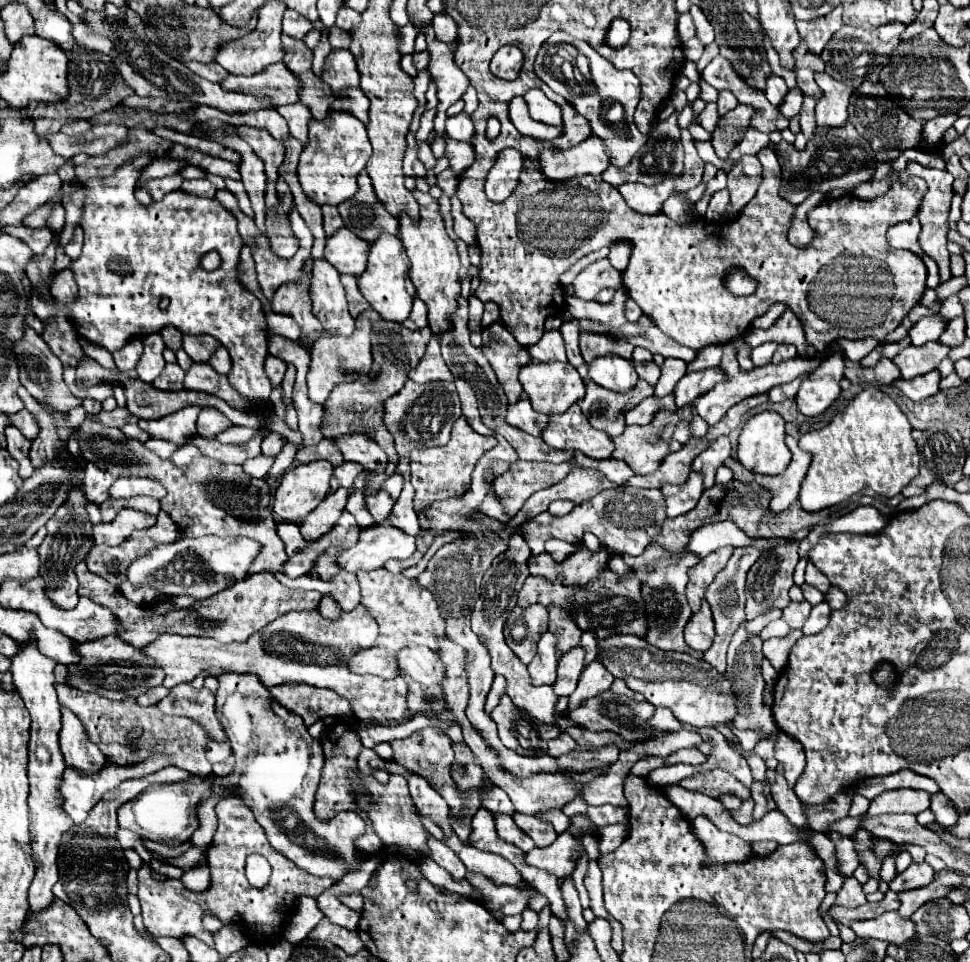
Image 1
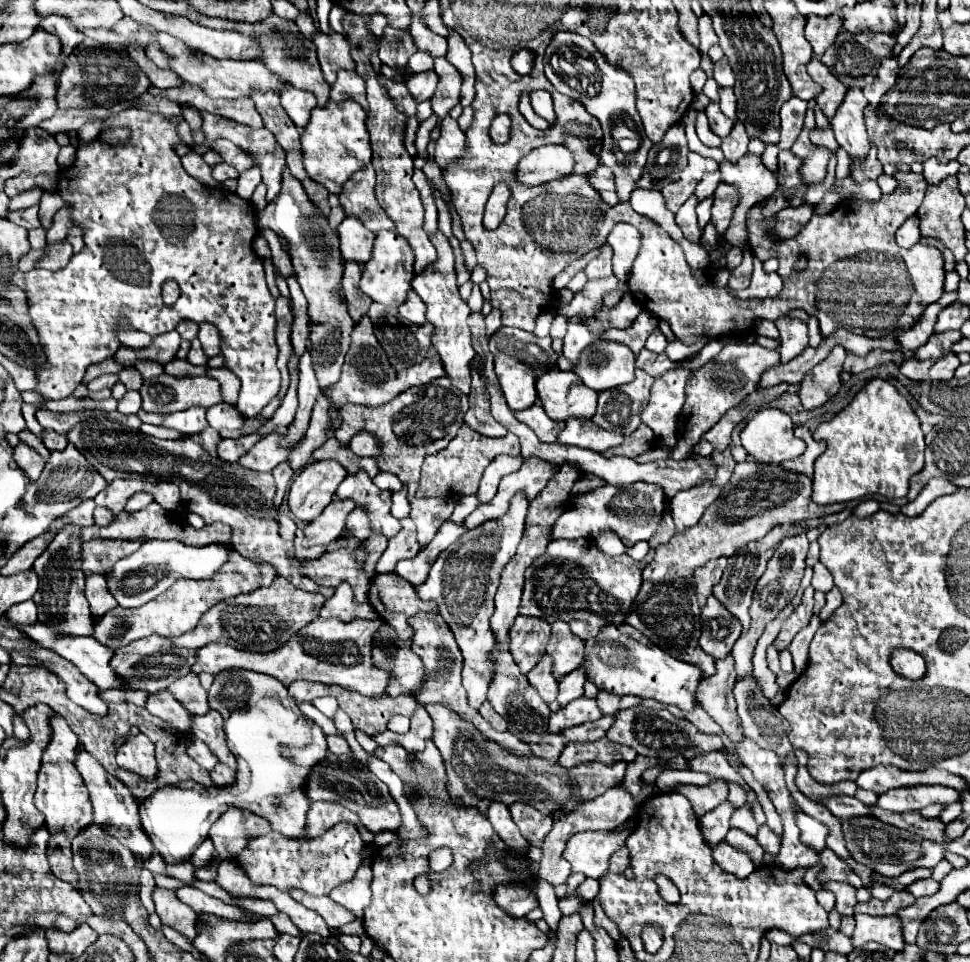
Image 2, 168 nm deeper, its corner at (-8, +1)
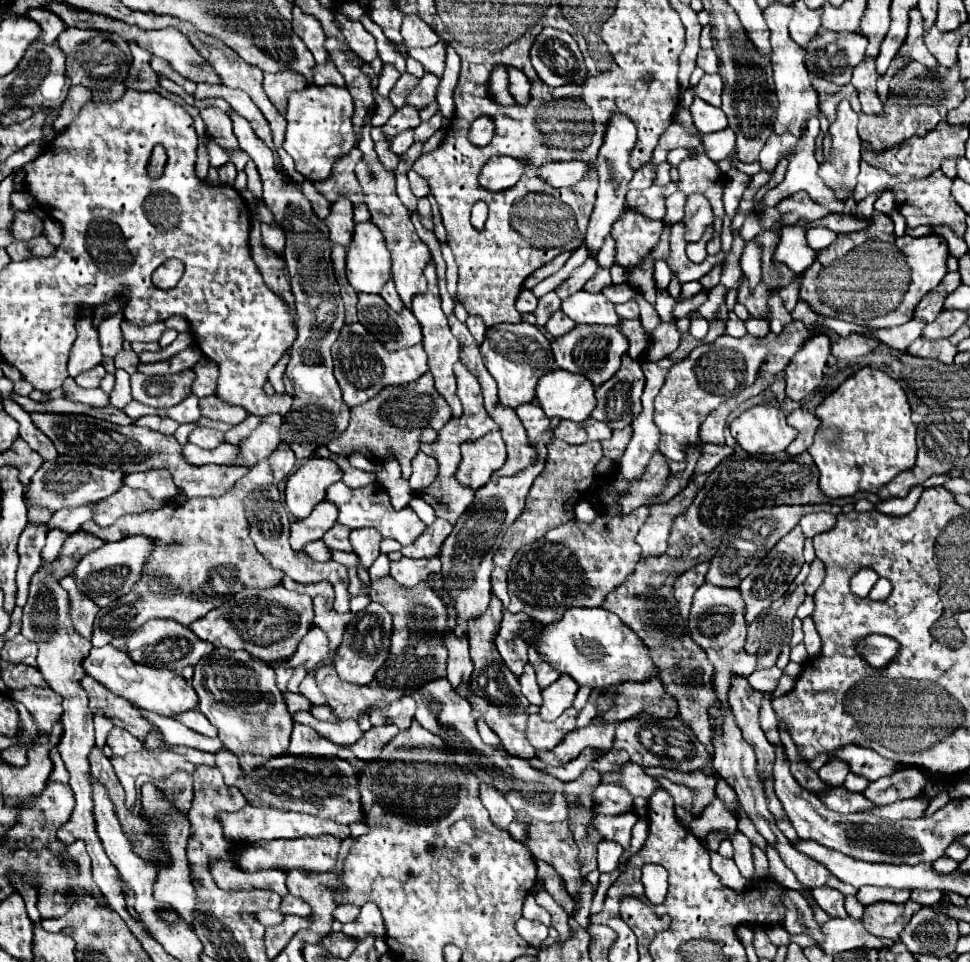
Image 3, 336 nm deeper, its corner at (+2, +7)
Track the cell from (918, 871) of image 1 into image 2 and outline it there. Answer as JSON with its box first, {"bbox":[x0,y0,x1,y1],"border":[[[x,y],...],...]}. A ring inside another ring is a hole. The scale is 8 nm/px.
{"bbox":[910,879,940,897],"border":[[[924,879],[924,881],[916,881],[916,885],[912,885],[910,891],[914,897],[926,897],[926,895],[934,895],[936,889],[940,889],[940,885],[934,879]]]}

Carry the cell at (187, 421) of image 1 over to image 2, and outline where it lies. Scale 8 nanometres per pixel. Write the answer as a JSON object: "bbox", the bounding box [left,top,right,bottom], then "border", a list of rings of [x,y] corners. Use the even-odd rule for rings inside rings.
{"bbox":[136,407,208,435],"border":[[[192,407],[192,409],[180,411],[180,413],[172,413],[172,415],[158,415],[158,413],[148,413],[148,411],[140,409],[136,415],[140,417],[142,423],[172,427],[172,429],[178,429],[180,433],[184,433],[184,435],[200,433],[208,427],[206,409],[200,409],[200,407]]]}

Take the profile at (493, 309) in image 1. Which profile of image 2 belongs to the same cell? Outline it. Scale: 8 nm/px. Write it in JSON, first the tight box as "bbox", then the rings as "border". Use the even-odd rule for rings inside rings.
{"bbox":[486,309,502,337],"border":[[[494,309],[494,311],[490,311],[490,315],[486,315],[486,337],[490,337],[498,327],[502,327],[500,311]]]}

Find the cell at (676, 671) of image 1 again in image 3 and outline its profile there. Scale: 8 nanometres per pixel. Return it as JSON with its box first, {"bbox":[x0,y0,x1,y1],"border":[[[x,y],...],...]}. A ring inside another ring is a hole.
{"bbox":[530,607,660,687],"border":[[[574,607],[564,613],[564,617],[546,627],[538,625],[530,641],[538,641],[538,651],[560,673],[568,673],[578,685],[586,687],[614,687],[626,681],[646,683],[660,675],[660,669],[654,665],[650,649],[644,641],[618,619],[618,615],[596,607]]]}

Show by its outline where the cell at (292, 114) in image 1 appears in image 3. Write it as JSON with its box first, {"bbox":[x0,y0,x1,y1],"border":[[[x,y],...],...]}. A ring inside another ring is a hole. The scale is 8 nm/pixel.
{"bbox":[264,71,306,113],"border":[[[294,71],[264,73],[264,91],[280,113],[286,113],[288,93],[302,89],[306,89],[306,79],[302,75],[296,75]]]}

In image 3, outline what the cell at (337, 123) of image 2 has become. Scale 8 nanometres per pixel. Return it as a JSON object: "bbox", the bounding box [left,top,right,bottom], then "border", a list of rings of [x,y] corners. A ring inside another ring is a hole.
{"bbox":[284,85,356,181],"border":[[[310,85],[300,93],[288,95],[286,113],[286,141],[284,149],[292,155],[296,169],[310,181],[322,181],[330,177],[332,165],[356,147],[356,133],[352,127],[352,97],[346,87],[318,87]]]}

